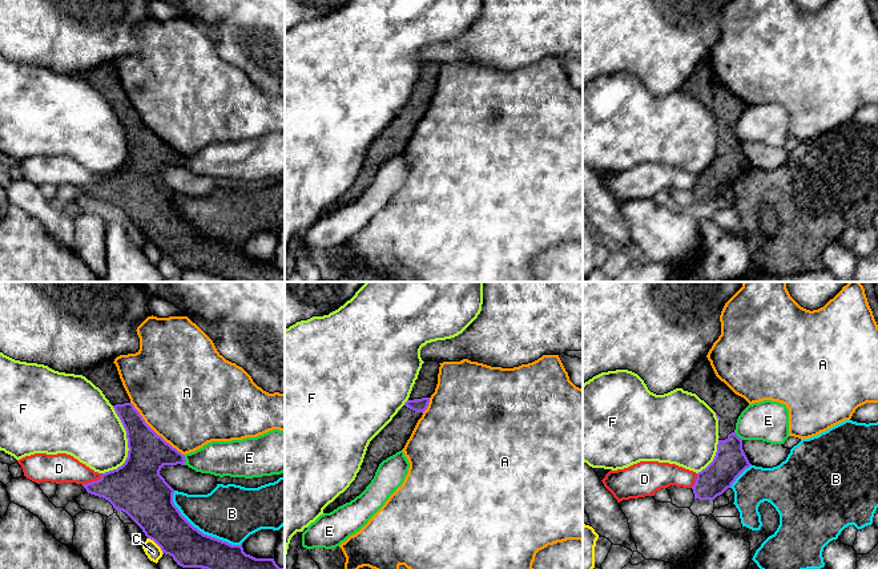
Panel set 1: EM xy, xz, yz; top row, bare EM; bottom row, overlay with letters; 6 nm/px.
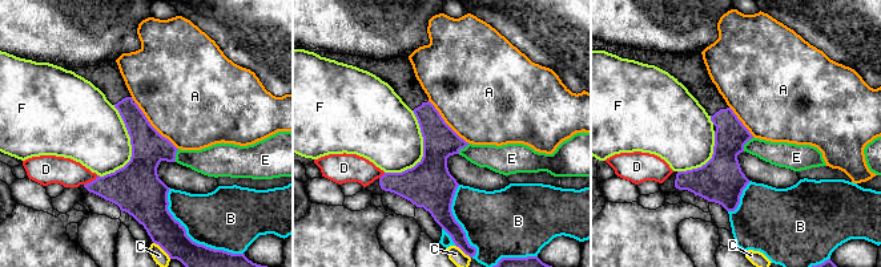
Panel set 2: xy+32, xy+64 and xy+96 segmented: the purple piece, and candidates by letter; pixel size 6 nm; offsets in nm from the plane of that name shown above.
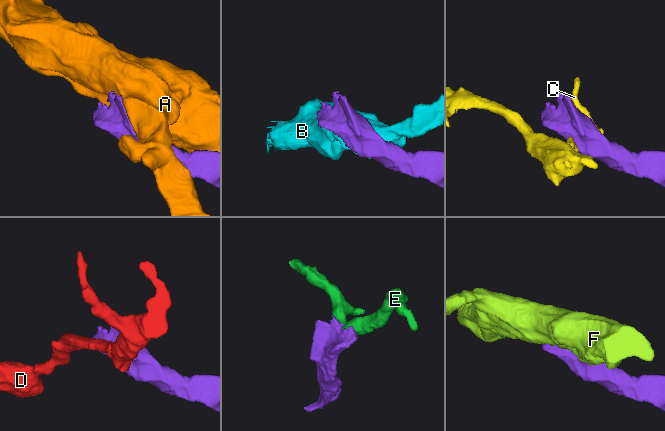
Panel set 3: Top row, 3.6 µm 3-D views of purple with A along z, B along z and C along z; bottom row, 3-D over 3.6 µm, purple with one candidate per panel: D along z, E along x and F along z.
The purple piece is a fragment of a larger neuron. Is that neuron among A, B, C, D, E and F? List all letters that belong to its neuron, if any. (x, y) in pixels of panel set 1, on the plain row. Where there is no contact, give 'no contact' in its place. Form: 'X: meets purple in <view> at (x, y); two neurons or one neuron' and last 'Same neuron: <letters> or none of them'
A: meets purple in xy at (153, 133); two neurons
B: meets purple in xy at (198, 233); two neurons
C: meets purple in xy at (157, 246); two neurons
D: meets purple in xy at (93, 184); two neurons
E: meets purple in xy at (185, 162); two neurons
F: meets purple in xy at (128, 146); two neurons
Same neuron: none of them

